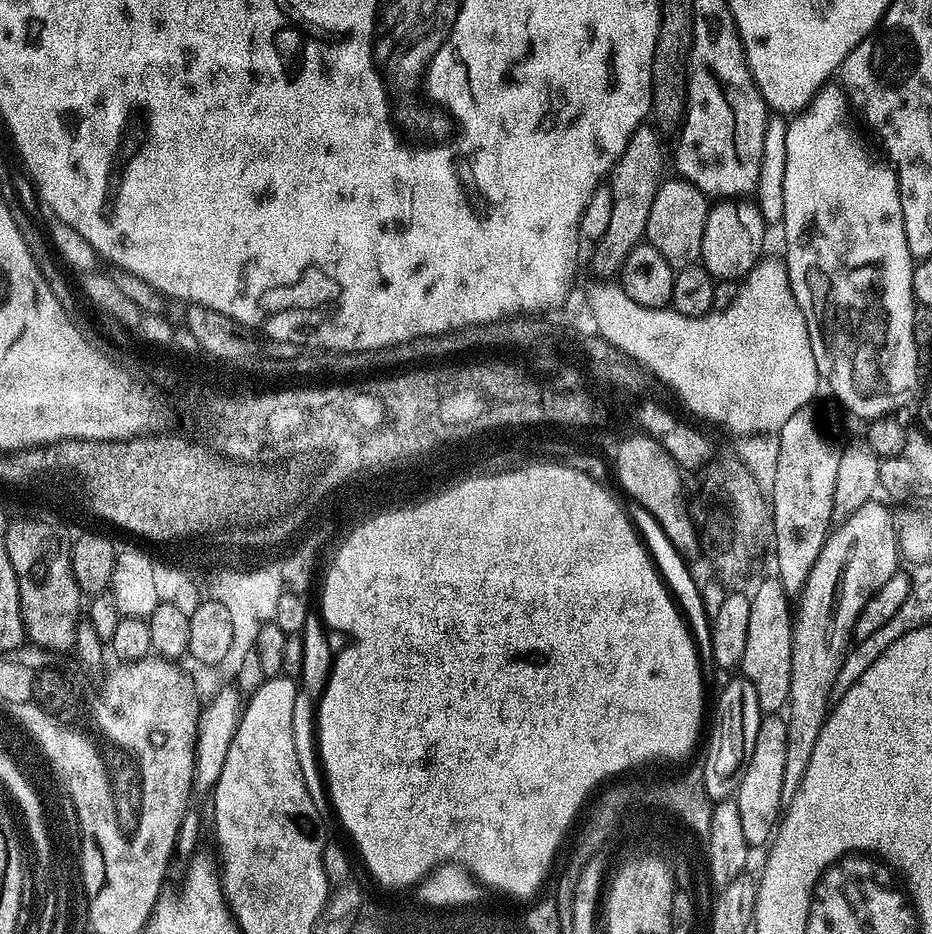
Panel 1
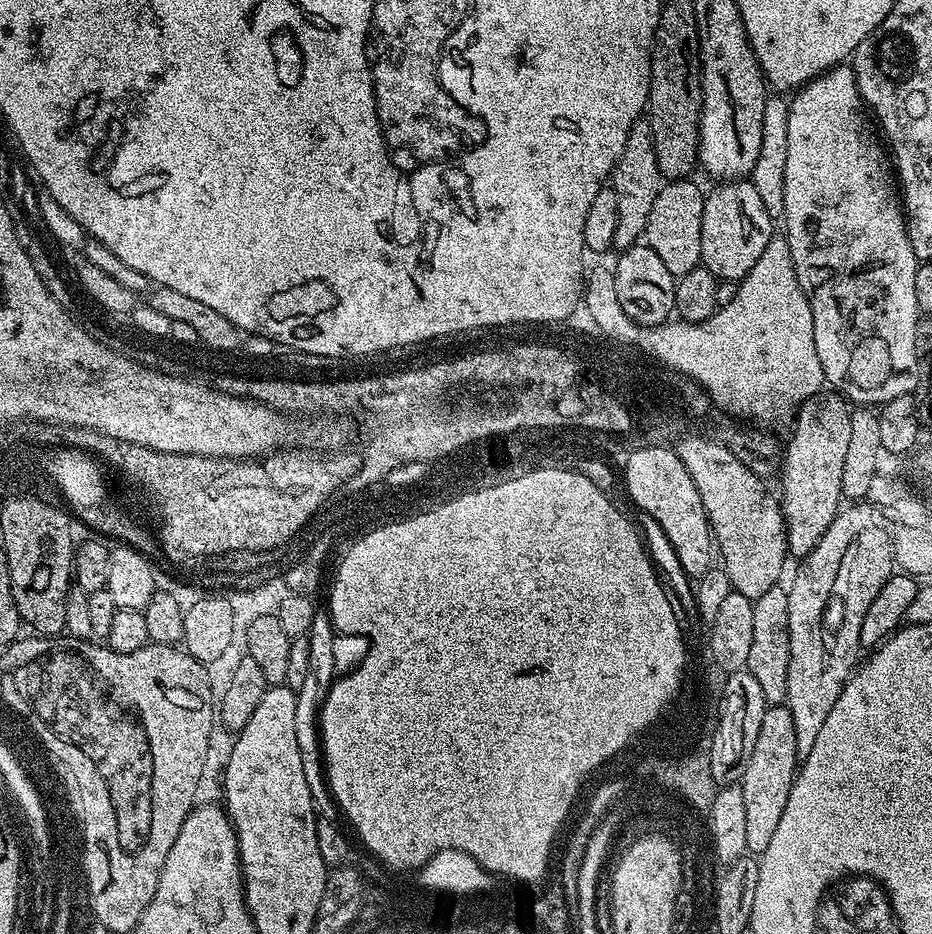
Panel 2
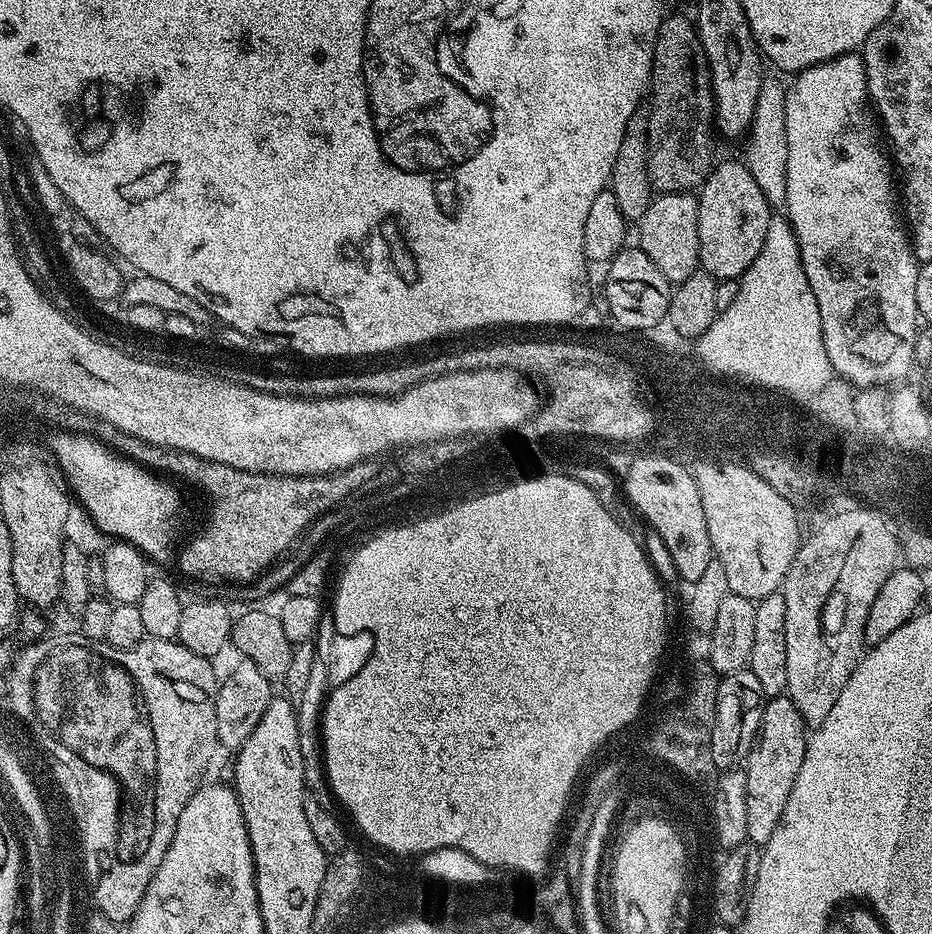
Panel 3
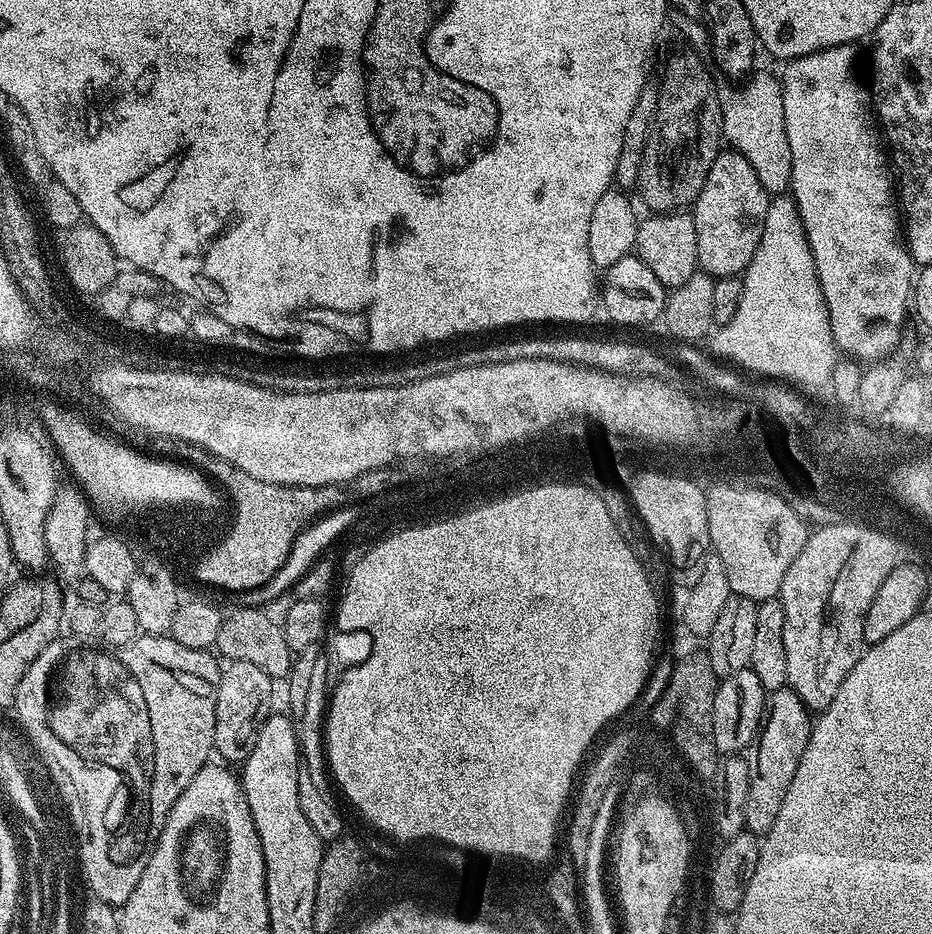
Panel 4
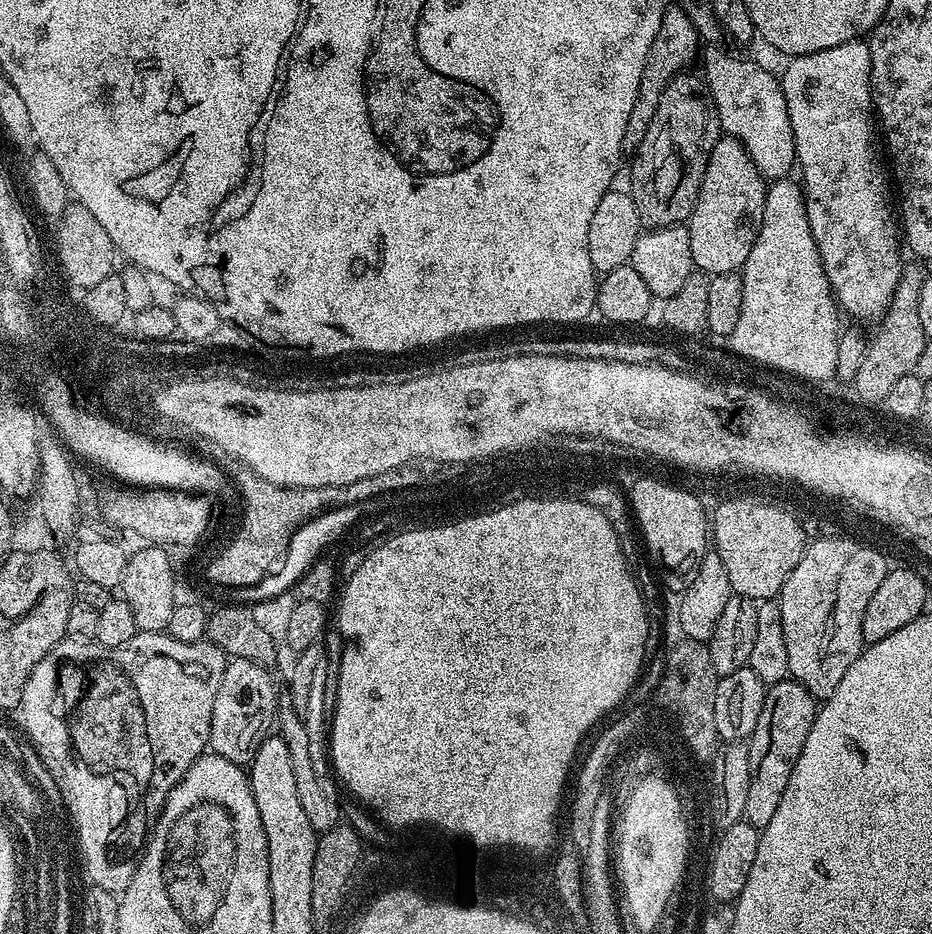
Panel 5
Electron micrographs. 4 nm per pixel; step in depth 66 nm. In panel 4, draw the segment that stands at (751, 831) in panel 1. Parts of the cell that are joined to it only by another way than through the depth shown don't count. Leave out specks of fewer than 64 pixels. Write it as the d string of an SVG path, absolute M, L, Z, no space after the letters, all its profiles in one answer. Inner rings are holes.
M785 686L774 690L767 697L762 723L746 756L750 770L750 790L746 793L744 827L753 836L763 838L767 836L770 826L774 826L778 810L782 810L786 790L790 790L794 770L798 770L798 762L802 762L813 723L808 708L794 689Z

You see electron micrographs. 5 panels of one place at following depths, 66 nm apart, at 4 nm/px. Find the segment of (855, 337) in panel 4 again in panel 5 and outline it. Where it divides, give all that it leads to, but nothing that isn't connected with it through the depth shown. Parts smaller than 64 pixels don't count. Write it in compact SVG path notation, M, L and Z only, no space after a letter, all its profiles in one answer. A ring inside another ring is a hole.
M863 39L842 42L842 46L830 46L830 50L818 50L814 54L805 56L793 56L787 61L784 68L784 76L779 77L780 85L784 91L787 109L790 110L790 126L794 126L794 146L796 147L796 163L798 176L802 181L805 196L806 214L810 218L810 230L814 234L814 242L818 246L818 254L822 258L822 266L826 270L826 278L832 287L832 295L836 297L836 303L845 317L853 316L852 320L861 325L879 322L887 312L895 288L899 284L902 273L900 266L900 248L902 252L902 240L898 235L898 216L894 211L894 196L888 193L890 188L890 172L886 167L886 160L880 157L876 149L876 136L878 140L878 124L874 119L874 101L872 98L872 59L868 44Z

